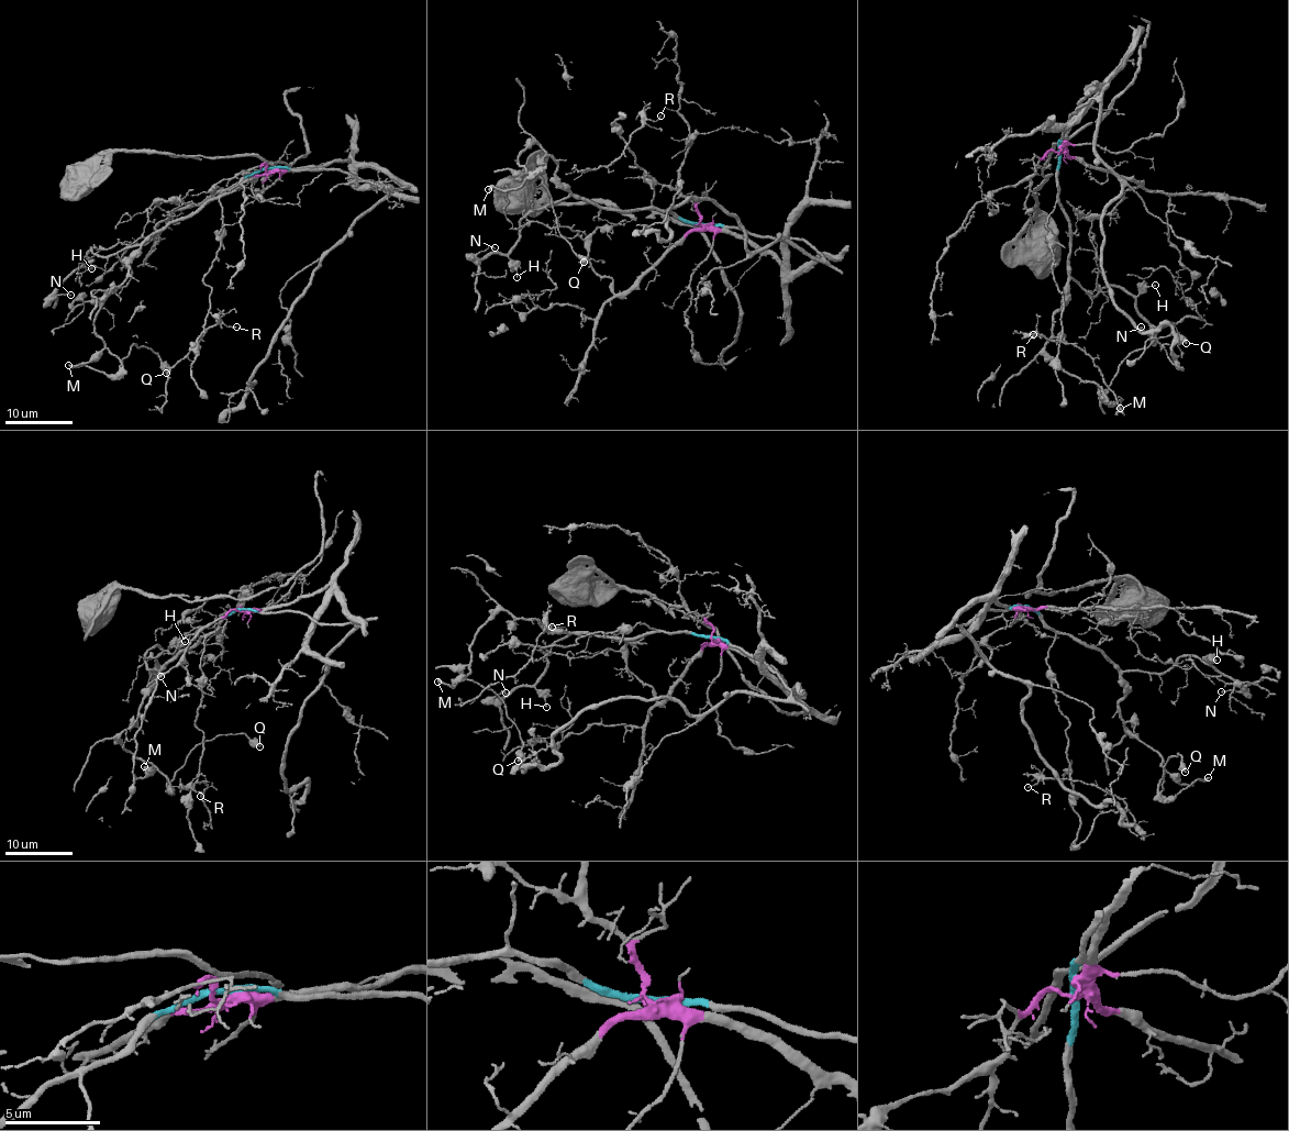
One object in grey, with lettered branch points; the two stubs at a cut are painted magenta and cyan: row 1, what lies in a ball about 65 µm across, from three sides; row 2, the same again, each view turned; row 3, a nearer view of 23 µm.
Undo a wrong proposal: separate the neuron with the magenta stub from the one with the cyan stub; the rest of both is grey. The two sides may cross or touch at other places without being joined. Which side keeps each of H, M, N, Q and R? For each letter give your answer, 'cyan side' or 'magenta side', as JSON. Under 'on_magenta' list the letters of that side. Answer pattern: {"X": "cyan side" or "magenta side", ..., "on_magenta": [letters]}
{"H": "cyan side", "M": "cyan side", "N": "cyan side", "Q": "cyan side", "R": "cyan side", "on_magenta": []}

